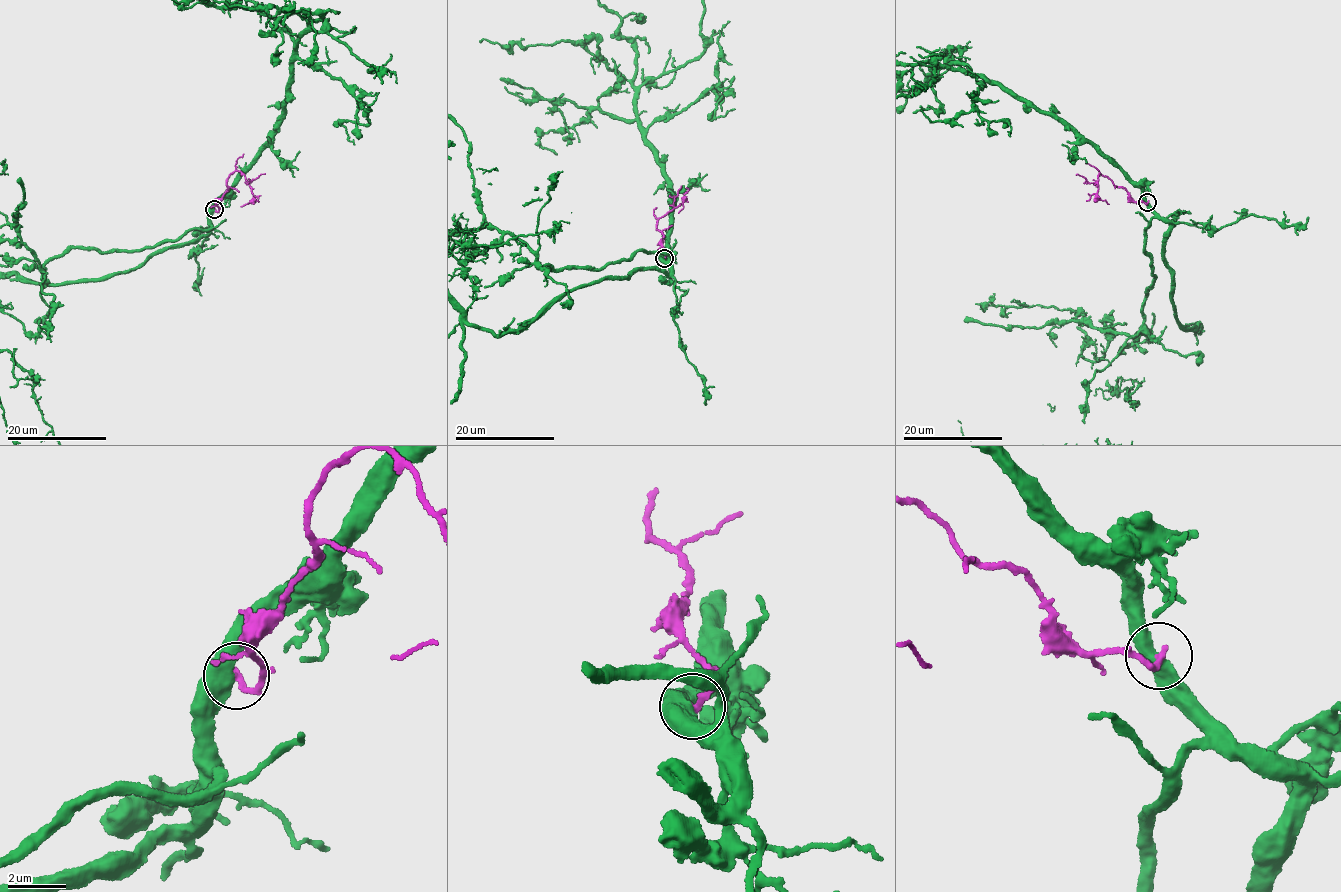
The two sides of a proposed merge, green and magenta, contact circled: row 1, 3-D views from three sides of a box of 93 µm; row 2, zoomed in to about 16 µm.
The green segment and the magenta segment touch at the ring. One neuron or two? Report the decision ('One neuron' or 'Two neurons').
Two neurons

